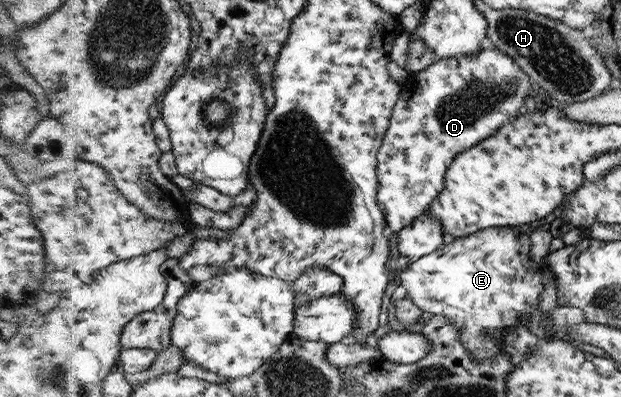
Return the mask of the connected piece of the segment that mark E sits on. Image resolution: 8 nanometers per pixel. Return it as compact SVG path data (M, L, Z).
M494 227L489 229L483 229L477 233L470 234L469 236L456 238L453 242L443 245L438 248L435 252L431 254L422 256L418 259L409 259L408 265L405 265L400 271L397 272L397 282L402 286L402 292L399 295L408 296L409 300L416 304L423 312L430 312L433 315L444 316L453 322L455 326L458 326L458 333L462 334L462 342L465 343L466 350L470 351L470 354L474 355L476 360L484 360L484 358L492 358L498 353L498 347L500 341L502 341L503 334L506 333L508 328L511 326L519 326L519 324L524 324L526 320L530 320L531 316L535 310L540 308L540 296L543 290L543 278L541 278L541 273L535 274L533 272L533 267L525 268L525 262L529 260L529 236L527 233L522 231L516 231L512 227Z

